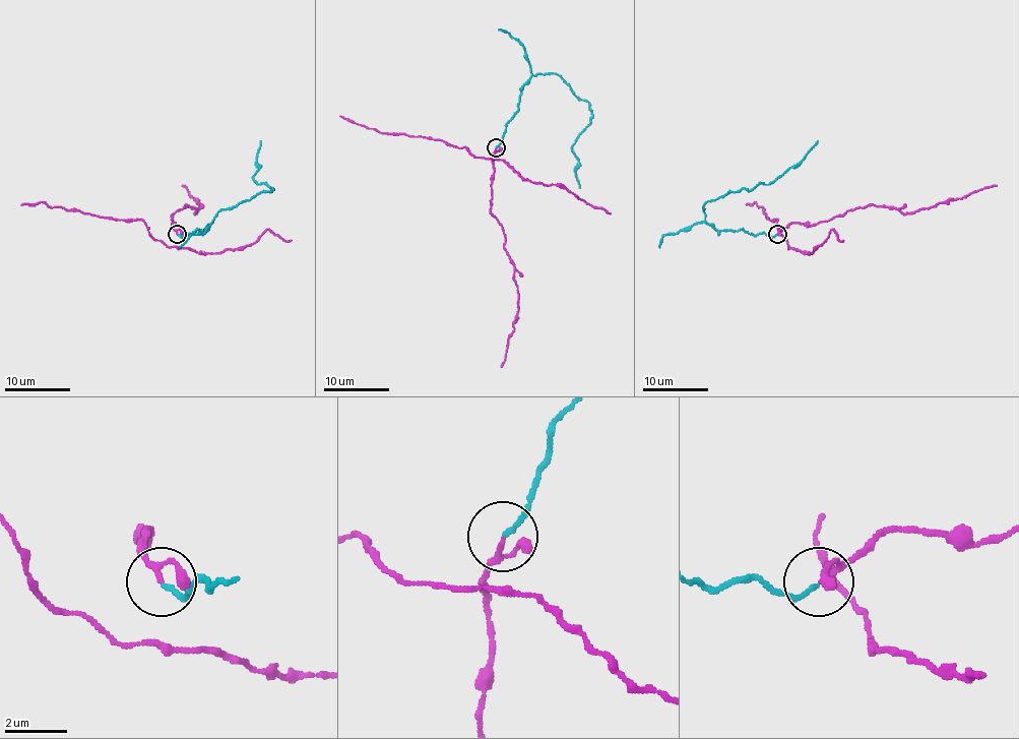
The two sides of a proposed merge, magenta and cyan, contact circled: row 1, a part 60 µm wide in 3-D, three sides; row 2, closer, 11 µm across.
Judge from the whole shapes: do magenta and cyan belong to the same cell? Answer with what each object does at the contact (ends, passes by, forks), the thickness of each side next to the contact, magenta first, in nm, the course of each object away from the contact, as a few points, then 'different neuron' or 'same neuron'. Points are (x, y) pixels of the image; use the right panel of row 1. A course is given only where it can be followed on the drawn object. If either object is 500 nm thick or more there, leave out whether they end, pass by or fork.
magenta passes by | cyan ends | 120/140 nm | magenta via (776, 234), (791, 223), (818, 224), (866, 206), (893, 206), (904, 214), (997, 185) | cyan via (776, 234), (716, 231), (704, 218), (703, 206), (729, 191), (767, 185), (794, 167), (818, 140) | same neuron

